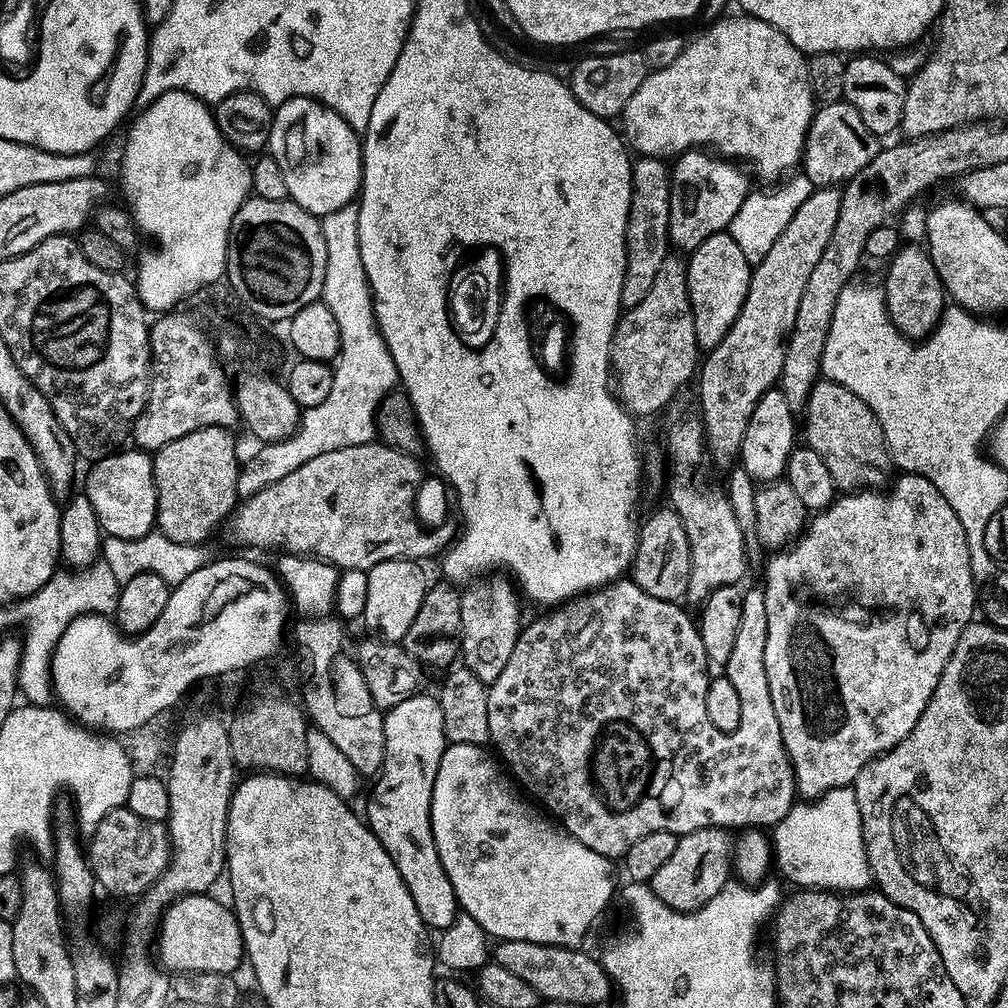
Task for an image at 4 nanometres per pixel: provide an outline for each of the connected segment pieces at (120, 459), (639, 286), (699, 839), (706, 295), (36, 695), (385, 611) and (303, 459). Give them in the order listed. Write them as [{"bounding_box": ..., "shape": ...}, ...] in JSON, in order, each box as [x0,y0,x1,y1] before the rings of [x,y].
[{"bounding_box":[82,450,156,539],"shape":[[[144,450],[117,451],[95,461],[84,480],[82,495],[94,506],[101,533],[114,538],[138,539],[156,528],[156,487],[152,456]]]},{"bounding_box":[620,156,672,309],"shape":[[[640,156],[633,163],[632,197],[626,226],[626,274],[620,295],[621,305],[625,309],[638,306],[638,302],[646,298],[662,266],[662,258],[670,255],[668,227],[670,226],[671,181],[672,174],[669,165],[659,156]]]},{"bounding_box":[650,828,734,912],"shape":[[[695,828],[677,839],[674,854],[662,865],[658,874],[654,874],[650,887],[658,898],[662,898],[662,902],[666,902],[666,906],[679,912],[694,912],[710,902],[710,898],[714,898],[714,894],[729,883],[733,864],[734,840],[725,829]]]},{"bounding_box":[687,230,753,350],"shape":[[[726,230],[710,234],[706,242],[690,253],[687,261],[688,293],[690,310],[694,314],[696,346],[701,350],[711,350],[718,346],[718,342],[722,342],[722,338],[726,338],[730,326],[734,326],[734,318],[738,318],[742,310],[742,302],[746,302],[753,265],[749,264],[738,242],[734,242]]]},{"bounding_box":[17,560,120,707],"shape":[[[98,560],[79,570],[57,571],[34,596],[19,601],[18,616],[26,622],[26,630],[21,641],[17,689],[27,703],[47,707],[53,701],[52,654],[70,622],[82,615],[113,613],[119,597],[120,584],[107,564]]]},{"bounding_box":[362,558,430,642],"shape":[[[401,558],[378,562],[378,566],[367,569],[366,606],[362,623],[369,628],[373,637],[385,642],[403,641],[406,630],[410,630],[410,622],[414,622],[414,614],[418,614],[418,606],[422,606],[422,598],[427,594],[430,580],[424,577],[421,565],[417,561]]]},{"bounding_box":[237,328,398,498],"shape":[[[350,328],[350,334],[340,334],[340,355],[334,361],[332,373],[334,386],[326,402],[303,409],[300,425],[293,436],[277,444],[260,444],[257,452],[248,461],[243,461],[238,474],[237,497],[247,498],[258,494],[258,490],[266,490],[266,486],[286,478],[286,474],[294,474],[298,466],[306,466],[306,462],[318,458],[318,454],[330,454],[330,450],[342,450],[346,446],[371,444],[377,439],[376,411],[382,398],[398,384],[390,350],[382,350],[372,332]]]}]

